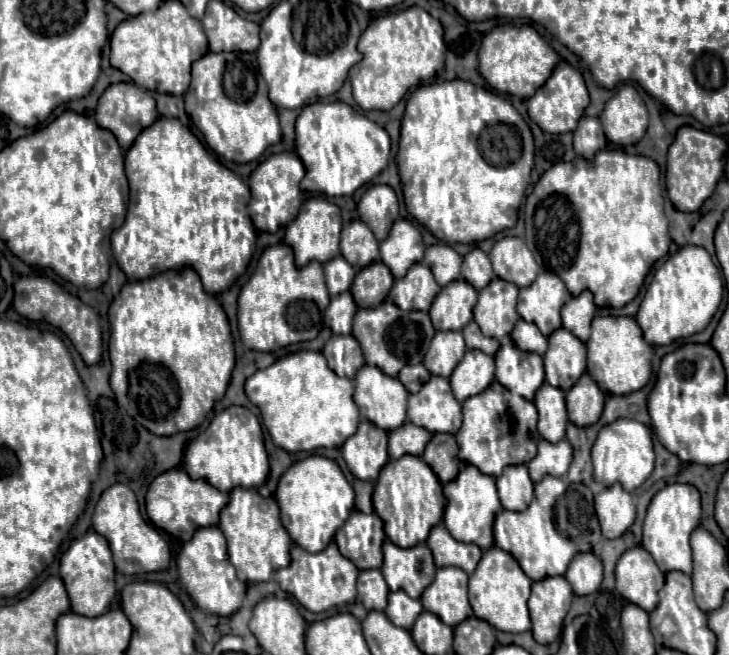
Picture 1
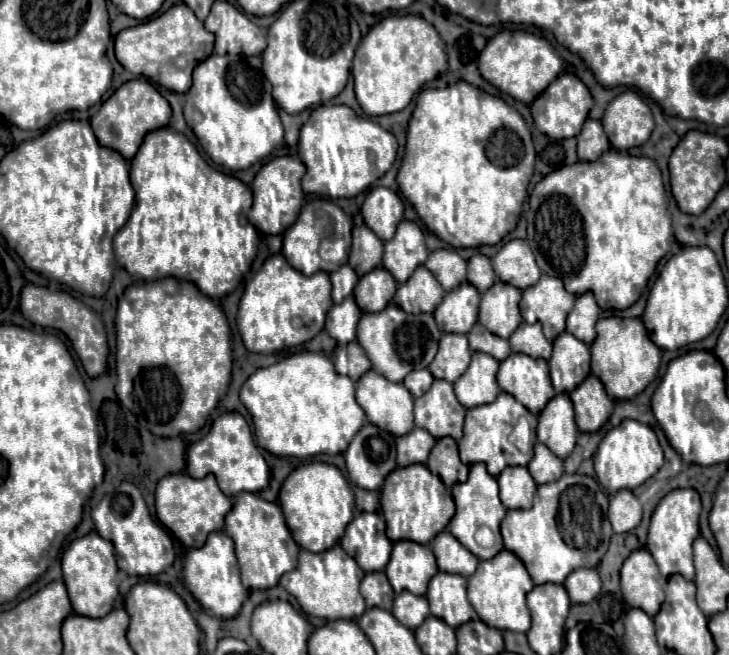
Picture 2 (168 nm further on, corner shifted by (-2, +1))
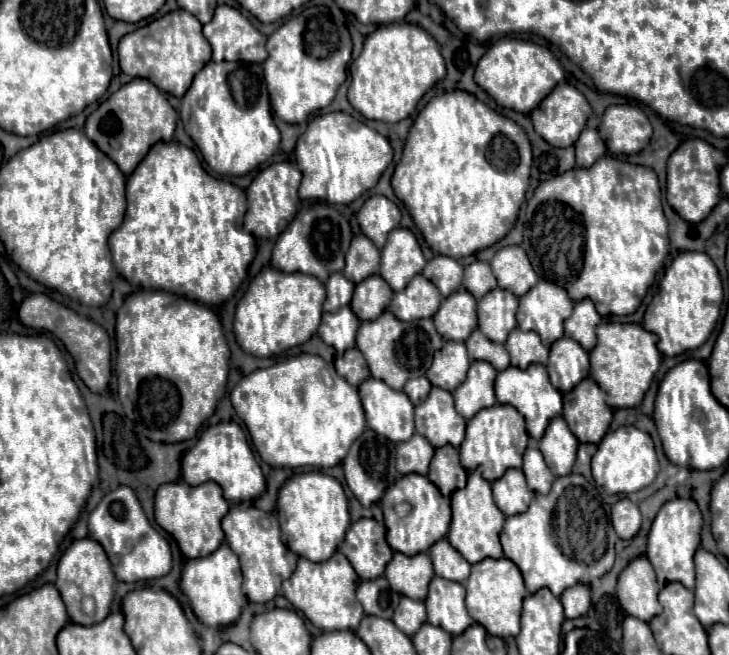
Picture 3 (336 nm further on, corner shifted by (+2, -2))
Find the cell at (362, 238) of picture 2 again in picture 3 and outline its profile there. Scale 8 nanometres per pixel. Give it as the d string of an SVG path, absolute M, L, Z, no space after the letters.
M358 235L352 239L352 247L348 249L344 277L352 283L360 283L366 277L378 273L378 263L380 263L378 247L368 237Z

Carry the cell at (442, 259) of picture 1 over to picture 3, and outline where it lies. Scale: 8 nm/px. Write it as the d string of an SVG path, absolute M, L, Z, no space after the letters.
M436 255L432 261L426 263L422 275L438 287L442 297L448 297L460 289L462 271L464 269L456 259L446 257L446 255Z

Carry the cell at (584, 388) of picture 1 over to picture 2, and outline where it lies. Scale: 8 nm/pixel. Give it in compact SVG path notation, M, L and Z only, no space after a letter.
M592 374L570 392L570 400L574 404L574 416L580 432L600 430L614 408L614 400L604 392L600 380Z

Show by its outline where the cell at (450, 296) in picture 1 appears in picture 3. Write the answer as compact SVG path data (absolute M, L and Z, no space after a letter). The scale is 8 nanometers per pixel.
M460 289L456 295L442 301L440 311L432 319L444 341L466 341L478 325L476 299L472 299L468 291Z

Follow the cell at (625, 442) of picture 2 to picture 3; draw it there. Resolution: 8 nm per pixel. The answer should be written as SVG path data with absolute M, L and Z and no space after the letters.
M618 427L616 431L610 431L598 443L598 451L592 457L592 477L610 495L640 491L642 487L648 487L656 479L656 473L658 473L658 459L654 443L648 433L636 427Z

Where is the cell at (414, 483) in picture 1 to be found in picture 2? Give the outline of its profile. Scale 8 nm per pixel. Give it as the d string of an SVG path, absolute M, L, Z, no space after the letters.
M410 464L404 468L392 470L382 486L380 494L382 514L388 524L390 540L416 540L418 544L428 544L432 536L440 534L450 518L454 516L454 500L448 494L442 480L432 474L424 464Z

